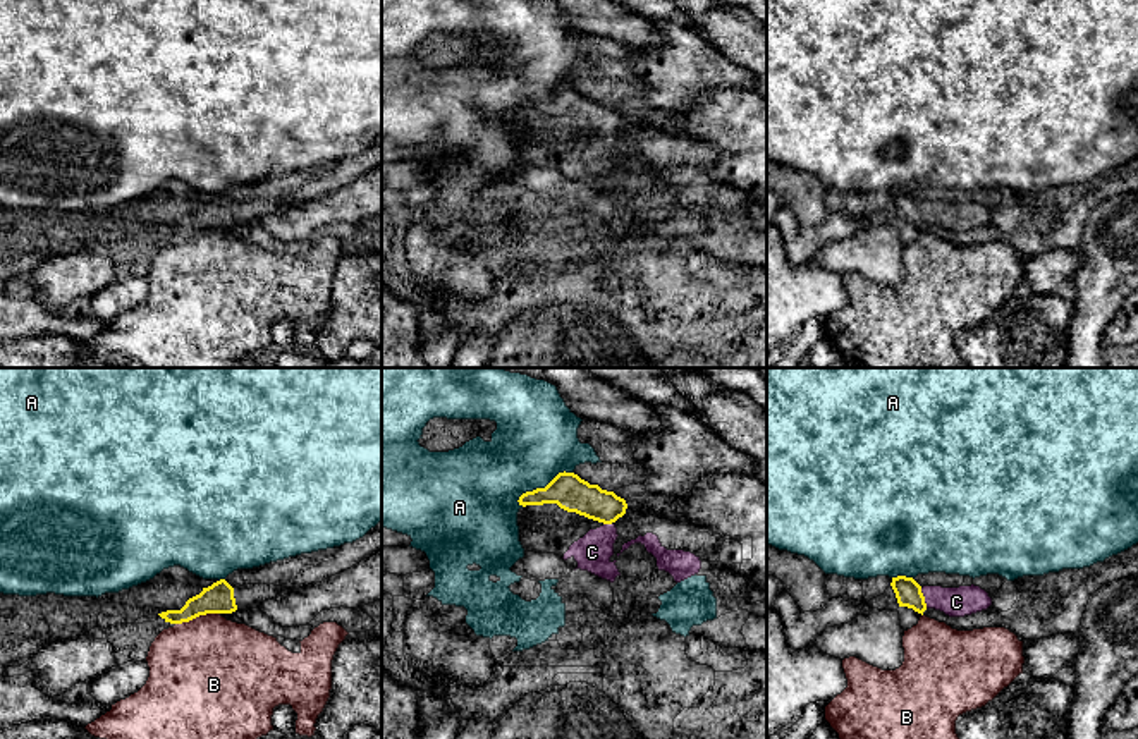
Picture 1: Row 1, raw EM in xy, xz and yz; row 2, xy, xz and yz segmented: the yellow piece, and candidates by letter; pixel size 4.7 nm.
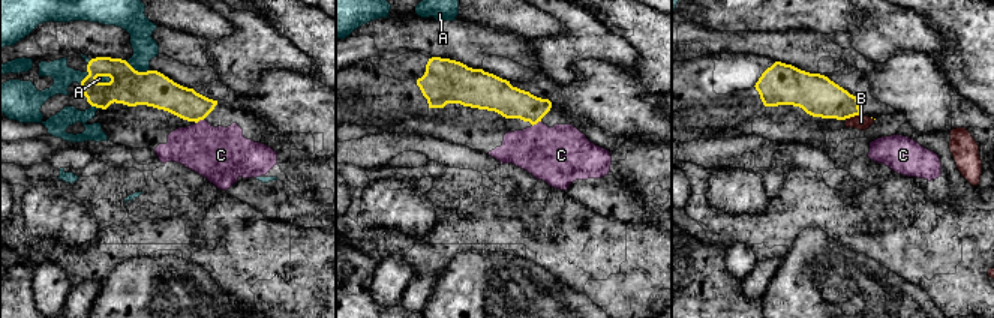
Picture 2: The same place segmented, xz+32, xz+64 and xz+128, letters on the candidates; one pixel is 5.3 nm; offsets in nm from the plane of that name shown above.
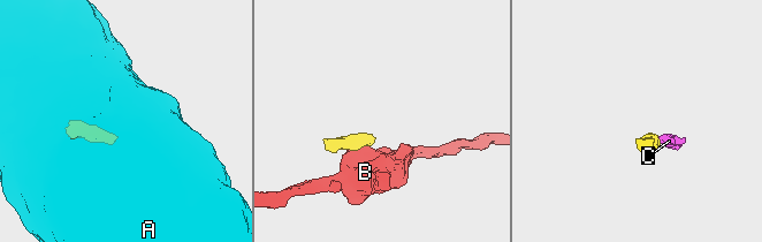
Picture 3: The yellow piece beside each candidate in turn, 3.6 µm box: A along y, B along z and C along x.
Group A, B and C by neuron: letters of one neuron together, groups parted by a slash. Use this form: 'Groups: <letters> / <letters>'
Groups: A / B / C

